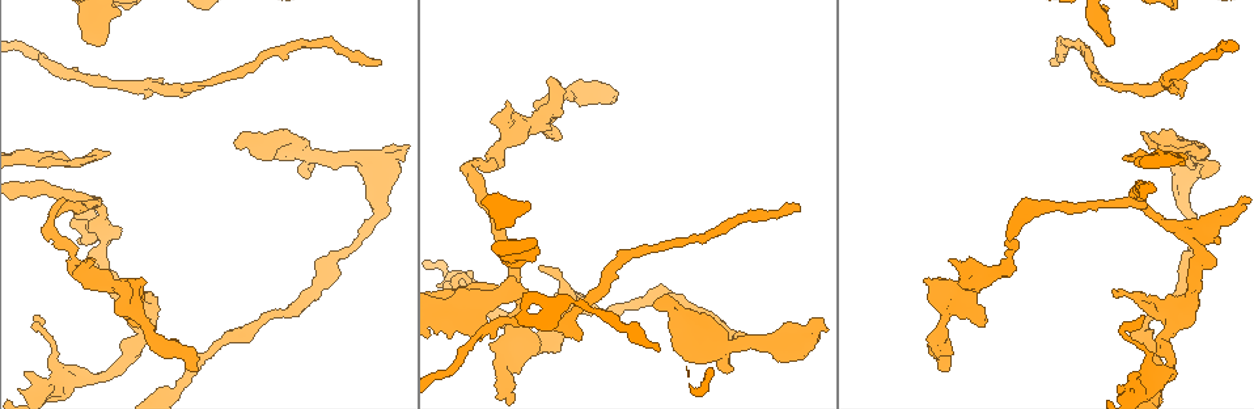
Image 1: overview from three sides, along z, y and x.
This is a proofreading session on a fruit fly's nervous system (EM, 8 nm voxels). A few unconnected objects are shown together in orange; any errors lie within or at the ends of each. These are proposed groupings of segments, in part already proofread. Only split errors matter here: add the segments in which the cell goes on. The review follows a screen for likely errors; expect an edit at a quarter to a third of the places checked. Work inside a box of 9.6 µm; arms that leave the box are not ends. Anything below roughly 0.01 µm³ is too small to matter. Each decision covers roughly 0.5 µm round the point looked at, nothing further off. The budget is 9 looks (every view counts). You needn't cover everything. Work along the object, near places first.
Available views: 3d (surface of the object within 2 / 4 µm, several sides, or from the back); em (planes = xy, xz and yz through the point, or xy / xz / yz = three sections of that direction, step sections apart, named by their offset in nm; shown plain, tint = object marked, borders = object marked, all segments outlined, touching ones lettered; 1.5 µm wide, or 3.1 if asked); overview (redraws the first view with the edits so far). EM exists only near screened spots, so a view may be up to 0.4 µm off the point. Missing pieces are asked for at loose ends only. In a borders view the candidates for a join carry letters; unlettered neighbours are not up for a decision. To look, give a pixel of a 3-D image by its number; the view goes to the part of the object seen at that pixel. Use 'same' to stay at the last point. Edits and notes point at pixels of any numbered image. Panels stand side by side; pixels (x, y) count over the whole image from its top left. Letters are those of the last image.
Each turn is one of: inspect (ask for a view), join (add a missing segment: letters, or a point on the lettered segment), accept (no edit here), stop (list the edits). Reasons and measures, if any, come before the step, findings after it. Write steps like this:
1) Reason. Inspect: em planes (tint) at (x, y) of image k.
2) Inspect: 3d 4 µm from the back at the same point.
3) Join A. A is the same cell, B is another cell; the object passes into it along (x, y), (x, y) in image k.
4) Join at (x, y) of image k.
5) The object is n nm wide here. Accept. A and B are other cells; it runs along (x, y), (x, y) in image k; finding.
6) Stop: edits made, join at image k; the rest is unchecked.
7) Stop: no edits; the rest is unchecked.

An open end. Inspect: em planes (borders) at (985, 317) of image 1.

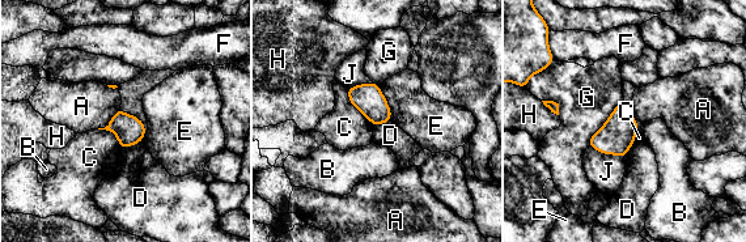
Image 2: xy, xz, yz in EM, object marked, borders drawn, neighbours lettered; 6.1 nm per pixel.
The object is 160 nm wide here. Accept. A, B, C, D, E, F, G, H and J are other cells; a border runs along (119, 106), (111, 119), (97, 128) in image 2; no lettered segment goes on from it.

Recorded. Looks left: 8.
Branch stops here. Inspect: 3d 2 µm at (1153, 144) of image 1.

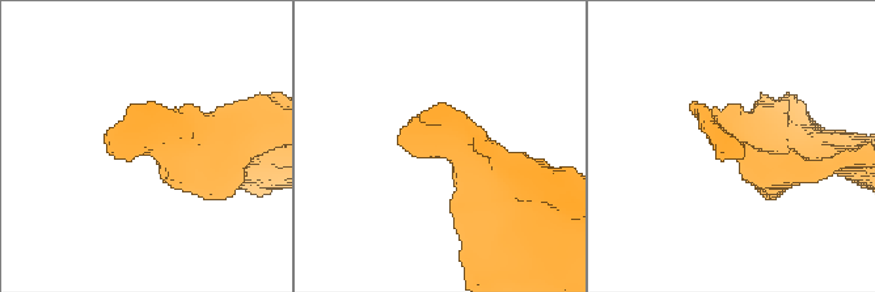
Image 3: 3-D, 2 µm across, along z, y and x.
Shape alone is not enough. Inspect: em xz step 4 (tint) at (108, 138) of image 3.

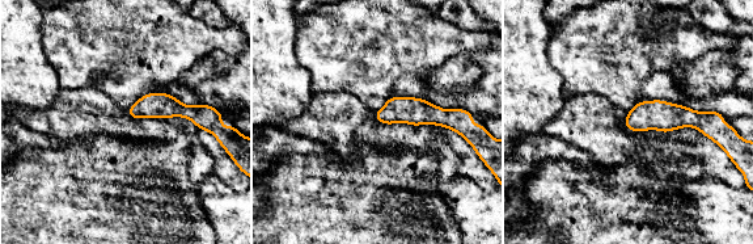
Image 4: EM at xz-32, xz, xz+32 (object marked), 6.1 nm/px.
Inspect: em planes (borders) at the same point.

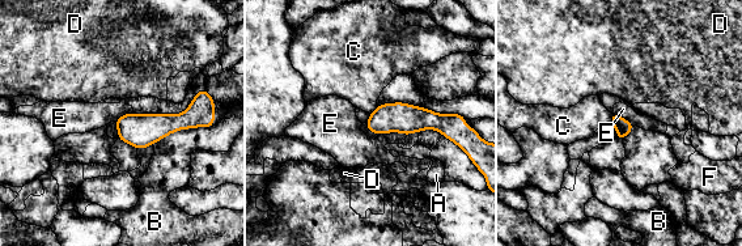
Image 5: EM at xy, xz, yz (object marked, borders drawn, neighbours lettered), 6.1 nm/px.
The longest contact is with B, 380 nm. Accept. A, B, C, D, E and F are other cells; a border runs along (364, 123), (377, 134), (406, 135) in image 5; no lettered segment goes on from it.

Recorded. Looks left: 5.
Free end. Inspect: 3d 4 µm at (1055, 63) of image 1.

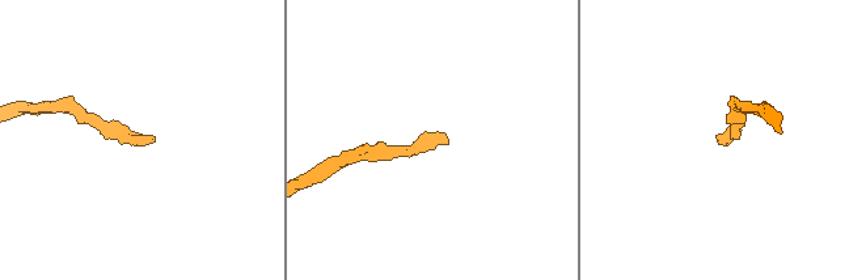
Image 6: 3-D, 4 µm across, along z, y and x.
Now the EM. Inspect: em planes (borders) at (445, 136) of image 6.

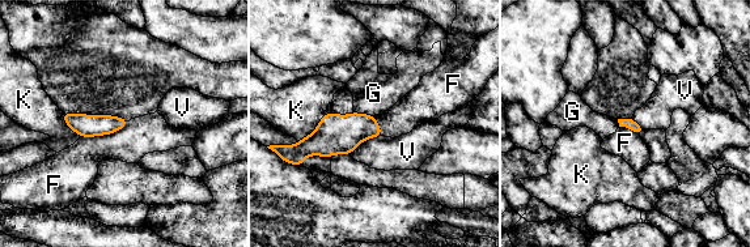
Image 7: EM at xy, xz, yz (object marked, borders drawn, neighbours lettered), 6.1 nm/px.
Join G. G is the same cell, F, K and V are other cells; the object passes into it along (335, 133), (365, 114), (373, 93) in image 7; the cell continues.

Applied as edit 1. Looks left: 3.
Free end. Inspect: em planes (borders) at (95, 44) of image 1.

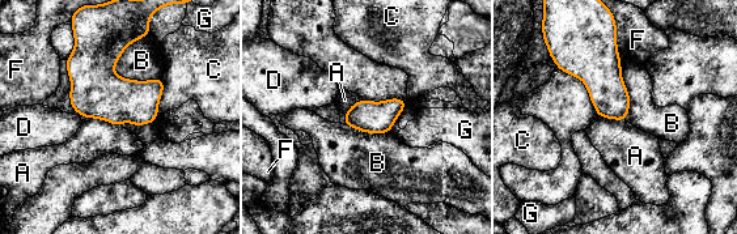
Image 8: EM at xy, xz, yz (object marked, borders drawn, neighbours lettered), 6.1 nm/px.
The object is 200 nm wide here. Accept. A, B, C, D, F and G are other cells; a border runs along (85, 118), (98, 118), (121, 126) in image 8; none of them fits.

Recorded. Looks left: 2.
Stop: edits made, join at image 7; the rest is unchecked.

